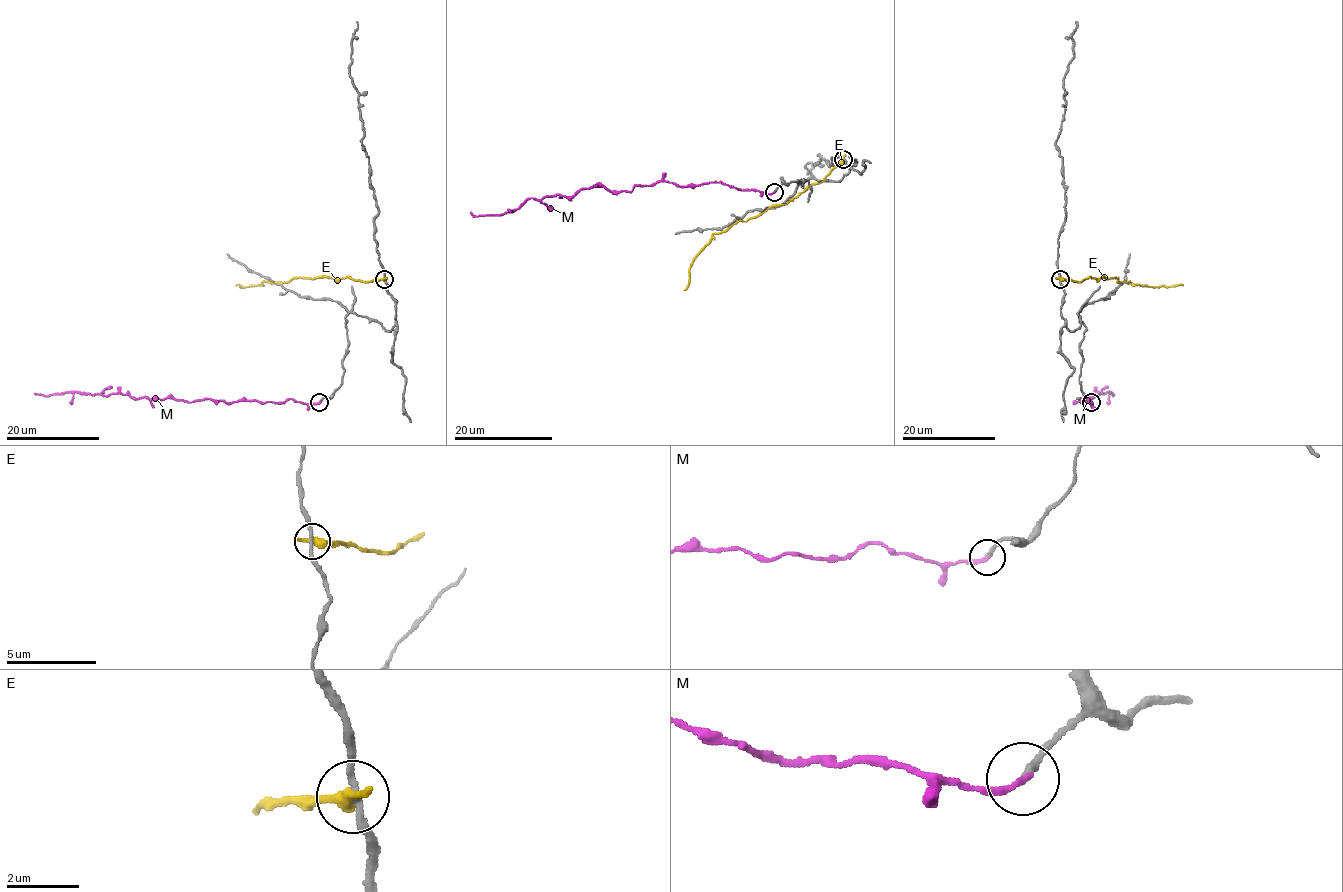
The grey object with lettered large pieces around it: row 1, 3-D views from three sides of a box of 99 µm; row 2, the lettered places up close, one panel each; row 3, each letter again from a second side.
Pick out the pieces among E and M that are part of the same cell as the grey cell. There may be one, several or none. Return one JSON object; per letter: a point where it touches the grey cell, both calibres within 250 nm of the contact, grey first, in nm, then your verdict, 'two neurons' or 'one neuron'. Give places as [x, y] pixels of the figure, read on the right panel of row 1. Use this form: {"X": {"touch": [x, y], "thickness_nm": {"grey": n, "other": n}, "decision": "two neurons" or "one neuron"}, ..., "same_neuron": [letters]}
{"E": {"touch": [1060, 279], "thickness_nm": {"grey": 180, "other": 440}, "decision": "two neurons"}, "M": {"touch": [1091, 402], "thickness_nm": {"grey": 220, "other": 200}, "decision": "one neuron"}, "same_neuron": ["M"]}

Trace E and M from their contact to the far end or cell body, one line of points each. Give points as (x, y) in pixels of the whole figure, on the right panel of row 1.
E: (1060, 278), (1080, 282), (1091, 277), (1114, 277), (1119, 278), (1117, 282), (1182, 285)
M: (1091, 403), (1080, 400), (1091, 400), (1085, 399), (1093, 393), (1114, 395), (1109, 393)

